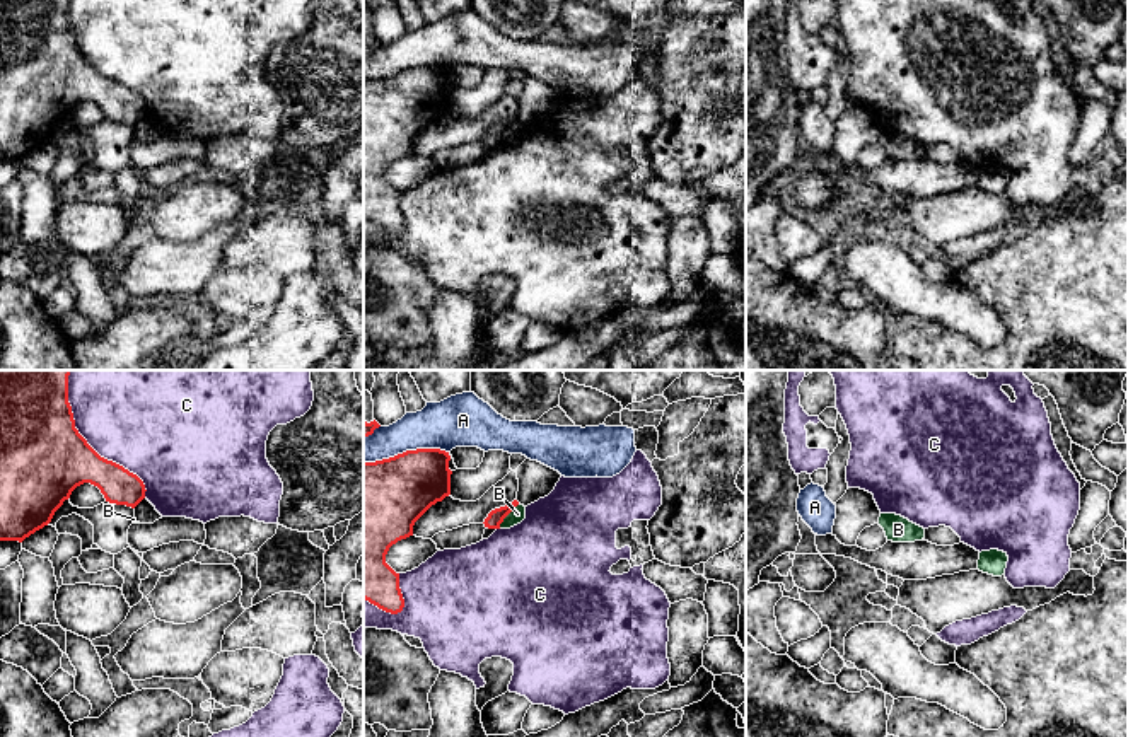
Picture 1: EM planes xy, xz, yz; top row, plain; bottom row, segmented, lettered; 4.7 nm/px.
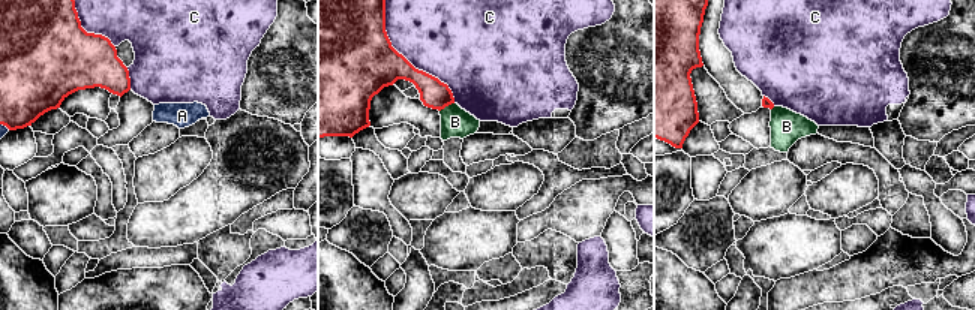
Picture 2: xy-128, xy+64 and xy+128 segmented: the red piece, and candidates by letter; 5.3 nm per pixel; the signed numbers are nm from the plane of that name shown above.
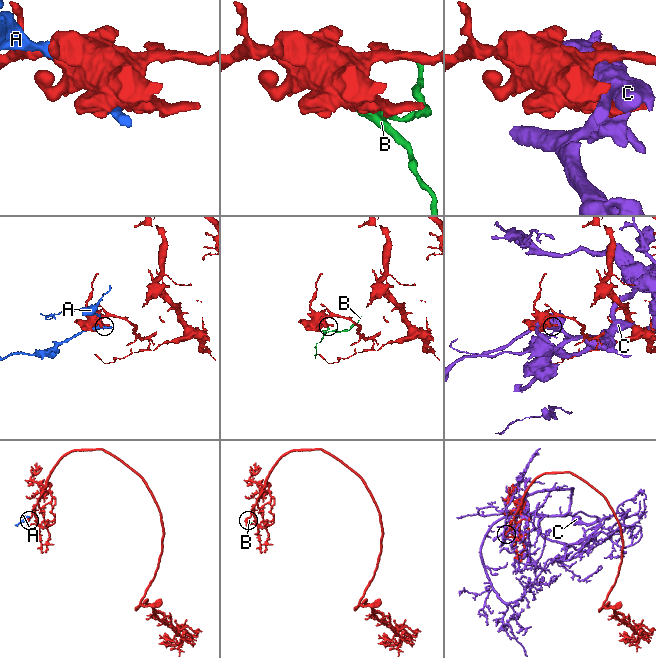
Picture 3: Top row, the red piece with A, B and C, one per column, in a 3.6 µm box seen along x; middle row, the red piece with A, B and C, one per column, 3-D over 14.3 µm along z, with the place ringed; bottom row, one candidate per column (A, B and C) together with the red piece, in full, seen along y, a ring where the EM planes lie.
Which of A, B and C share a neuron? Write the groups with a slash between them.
A / B / C

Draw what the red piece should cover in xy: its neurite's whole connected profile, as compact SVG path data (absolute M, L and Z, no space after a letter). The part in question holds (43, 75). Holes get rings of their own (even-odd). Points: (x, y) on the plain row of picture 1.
M0 0L0 159L19 159L48 143L72 109L90 101L106 119L135 126L145 116L143 99L101 75L75 46L68 0Z

